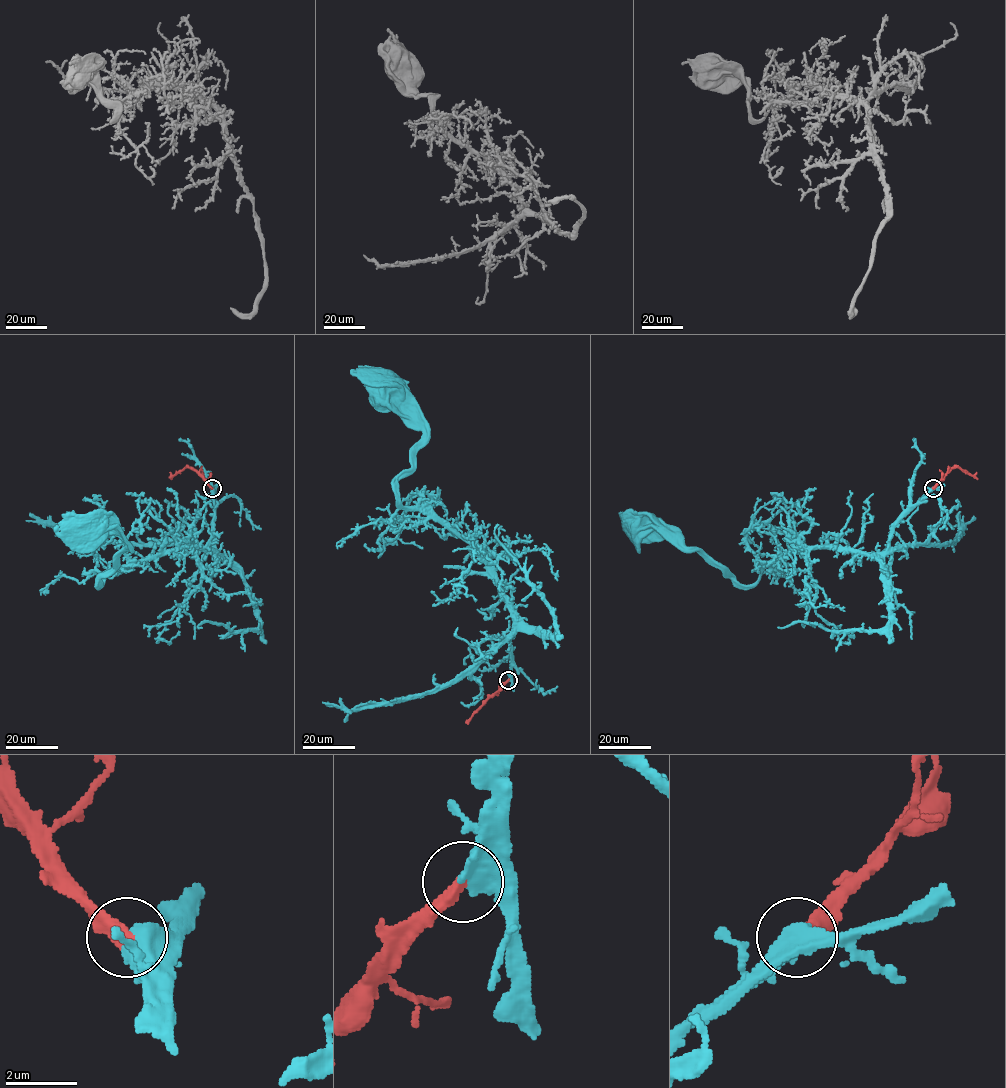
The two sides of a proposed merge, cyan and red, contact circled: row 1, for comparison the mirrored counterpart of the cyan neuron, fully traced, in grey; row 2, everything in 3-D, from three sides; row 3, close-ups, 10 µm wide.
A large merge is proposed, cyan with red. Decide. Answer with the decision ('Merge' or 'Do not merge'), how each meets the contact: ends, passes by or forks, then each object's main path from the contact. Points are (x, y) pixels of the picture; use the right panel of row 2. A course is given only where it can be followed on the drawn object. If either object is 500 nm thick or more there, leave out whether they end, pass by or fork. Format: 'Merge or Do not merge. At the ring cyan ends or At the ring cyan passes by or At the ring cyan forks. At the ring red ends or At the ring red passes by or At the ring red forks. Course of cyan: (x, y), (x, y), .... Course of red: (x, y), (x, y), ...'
Merge. Course of cyan: (933, 488), (896, 524), (885, 551), (797, 549), (764, 567), (749, 585), (666, 528), (637, 525). Course of red: (933, 488), (953, 467), (960, 467), (977, 479)

